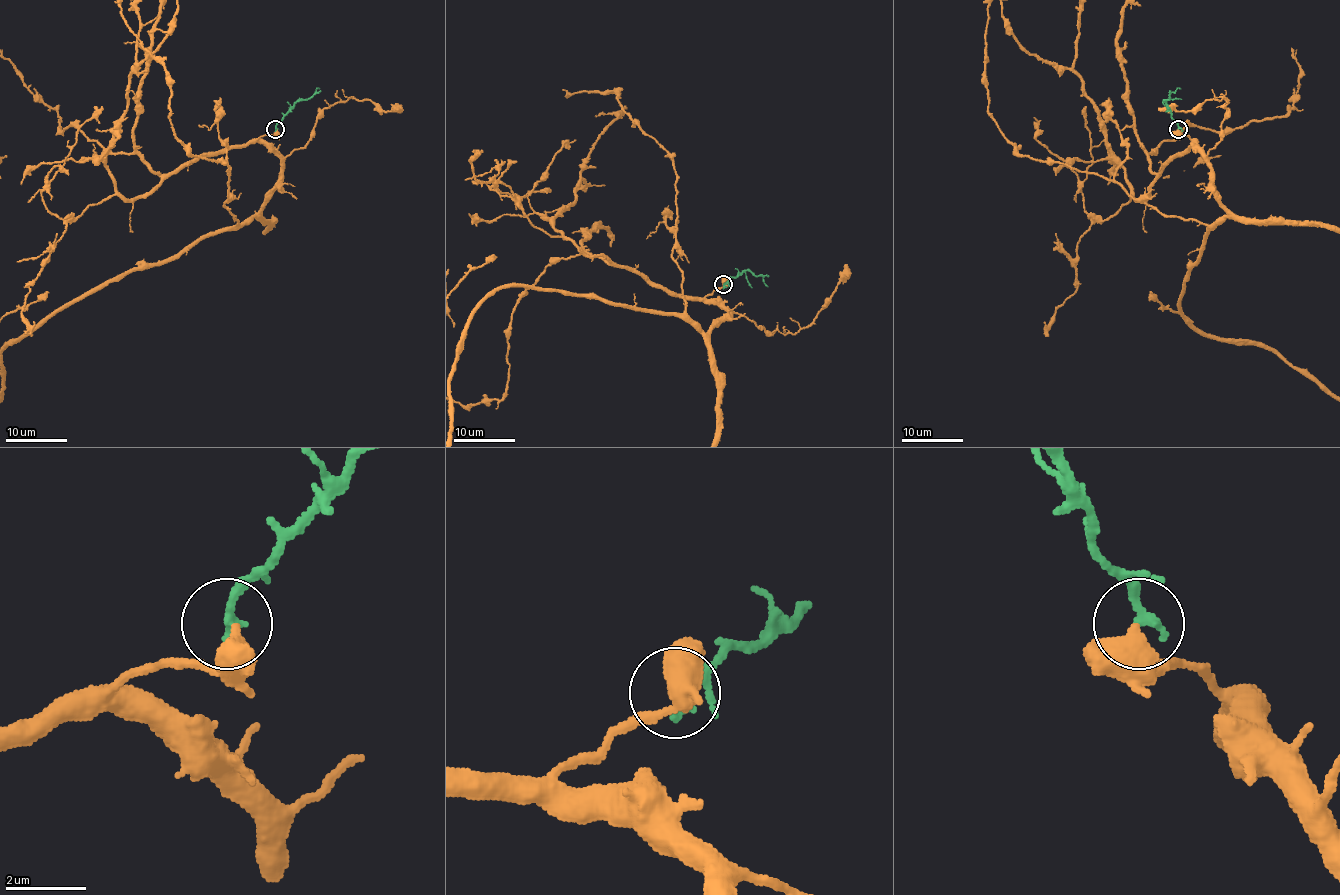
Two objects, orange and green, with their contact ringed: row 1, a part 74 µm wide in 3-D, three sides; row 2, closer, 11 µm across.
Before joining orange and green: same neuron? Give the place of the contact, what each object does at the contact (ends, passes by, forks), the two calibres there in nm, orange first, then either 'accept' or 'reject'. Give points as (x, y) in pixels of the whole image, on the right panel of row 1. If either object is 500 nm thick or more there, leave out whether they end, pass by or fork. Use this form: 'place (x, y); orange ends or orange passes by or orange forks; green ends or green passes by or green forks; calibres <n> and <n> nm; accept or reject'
place (1178, 129); calibres 600 and 280 nm; reject

